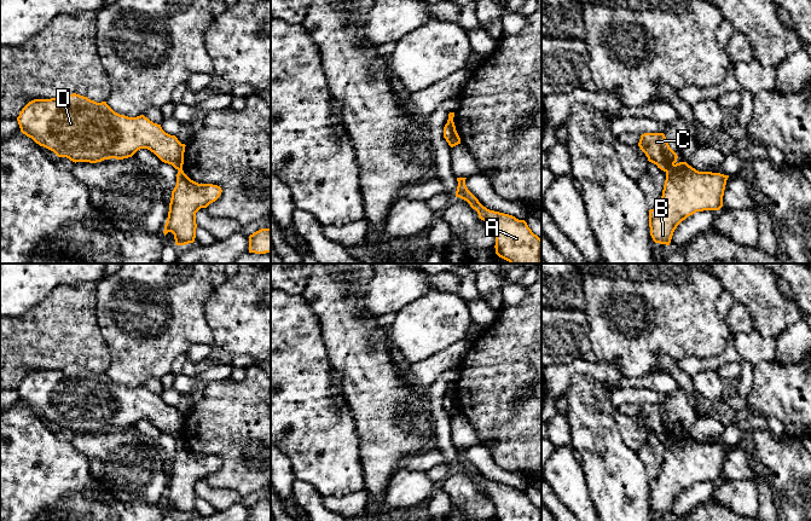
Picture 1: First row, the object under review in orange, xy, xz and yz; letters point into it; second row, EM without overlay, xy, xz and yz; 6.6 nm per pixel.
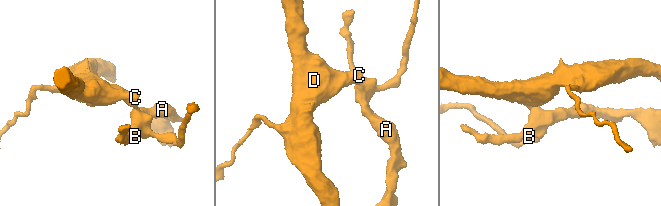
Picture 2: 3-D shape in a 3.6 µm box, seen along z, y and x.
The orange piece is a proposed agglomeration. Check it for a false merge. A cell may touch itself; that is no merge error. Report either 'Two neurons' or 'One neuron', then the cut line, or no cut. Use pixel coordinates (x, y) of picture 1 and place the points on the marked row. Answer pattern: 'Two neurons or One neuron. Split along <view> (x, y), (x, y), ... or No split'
Two neurons. Split along yz (675, 165), (666, 172)

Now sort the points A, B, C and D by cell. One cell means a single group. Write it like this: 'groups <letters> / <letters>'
groups A B / C D

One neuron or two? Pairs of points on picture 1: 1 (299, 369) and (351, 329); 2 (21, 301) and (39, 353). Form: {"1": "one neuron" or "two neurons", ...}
{"1": "two neurons", "2": "two neurons"}

